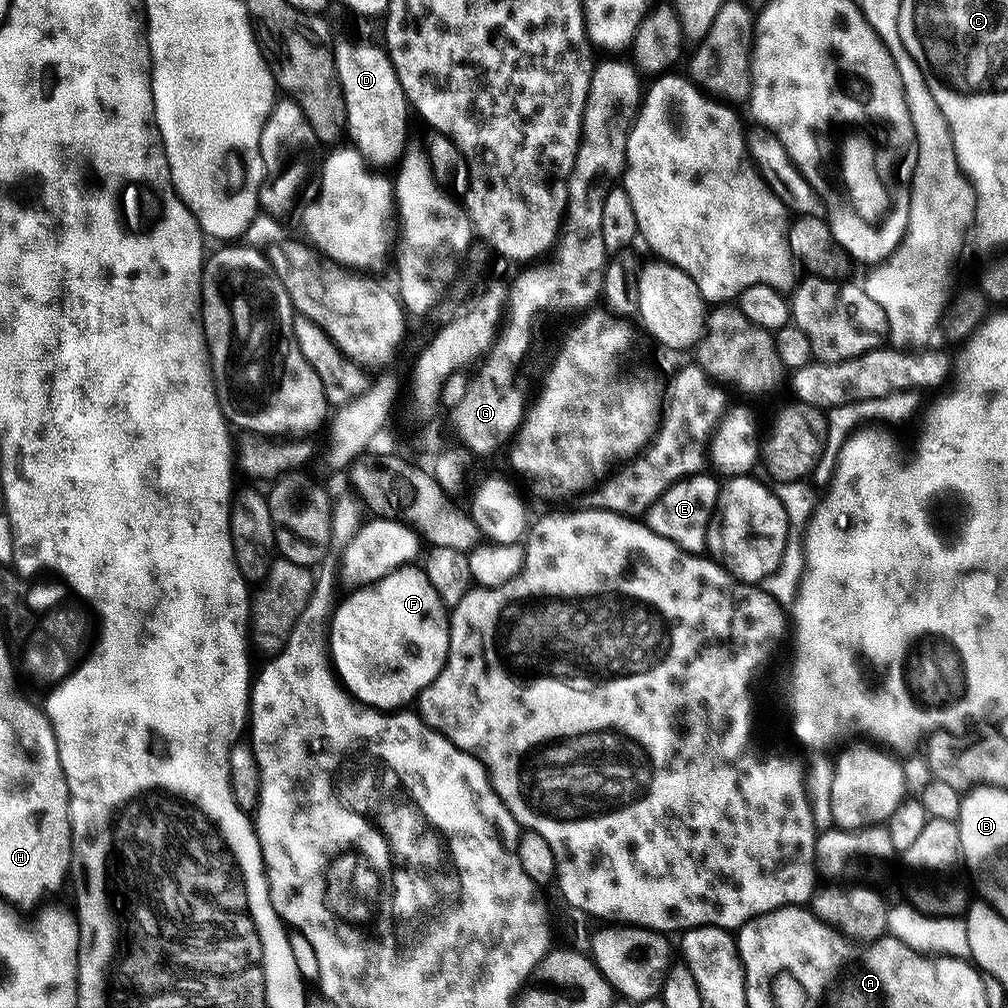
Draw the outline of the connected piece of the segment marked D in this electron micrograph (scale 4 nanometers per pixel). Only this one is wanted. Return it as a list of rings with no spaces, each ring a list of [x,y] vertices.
[[[337,39],[334,44],[336,73],[342,86],[348,127],[346,136],[369,165],[395,165],[404,155],[408,140],[410,105],[387,51],[372,44]]]

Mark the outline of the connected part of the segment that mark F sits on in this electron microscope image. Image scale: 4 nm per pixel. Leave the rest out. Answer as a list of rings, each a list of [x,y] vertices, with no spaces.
[[[405,566],[403,568],[395,568],[390,574],[386,574],[380,580],[374,581],[372,584],[366,584],[363,588],[357,588],[347,593],[348,597],[341,599],[335,605],[334,611],[330,617],[330,659],[333,669],[340,681],[349,692],[352,693],[354,699],[359,700],[361,704],[368,705],[369,708],[379,708],[381,710],[400,710],[417,699],[426,686],[430,686],[430,682],[434,682],[434,678],[438,678],[438,674],[443,670],[445,662],[448,660],[448,626],[450,623],[450,612],[445,607],[442,598],[439,597],[438,591],[431,585],[430,578],[427,577],[425,569],[418,566]]]

